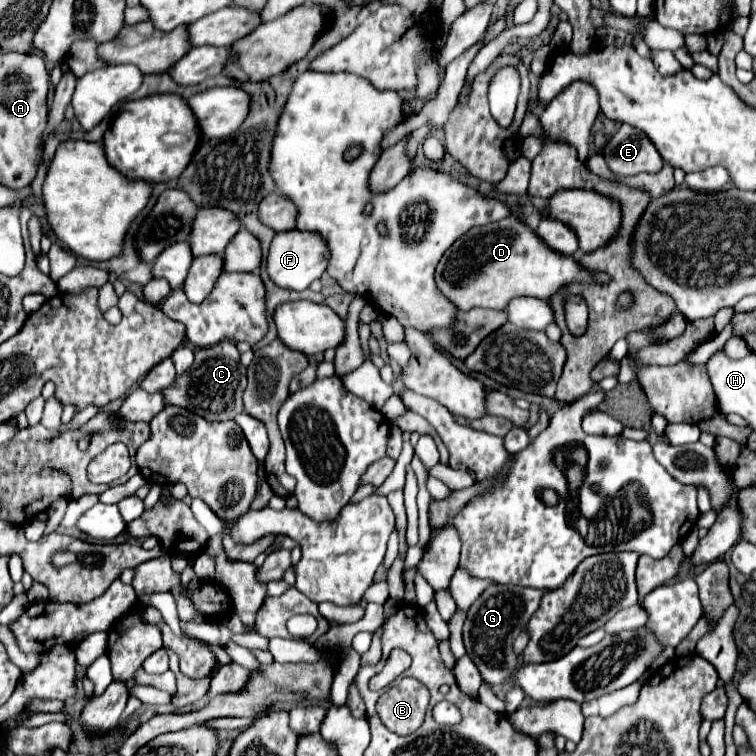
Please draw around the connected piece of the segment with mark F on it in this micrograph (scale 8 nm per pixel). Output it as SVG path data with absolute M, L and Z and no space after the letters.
M298 230L278 232L270 244L266 258L266 272L270 280L280 288L290 290L306 290L314 280L322 276L326 266L328 266L328 248L324 240L314 232L298 232Z

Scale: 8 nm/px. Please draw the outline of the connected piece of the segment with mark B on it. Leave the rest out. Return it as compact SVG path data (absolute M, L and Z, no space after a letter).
M402 678L378 698L376 712L384 726L400 736L406 736L420 728L426 706L428 690L414 678Z

